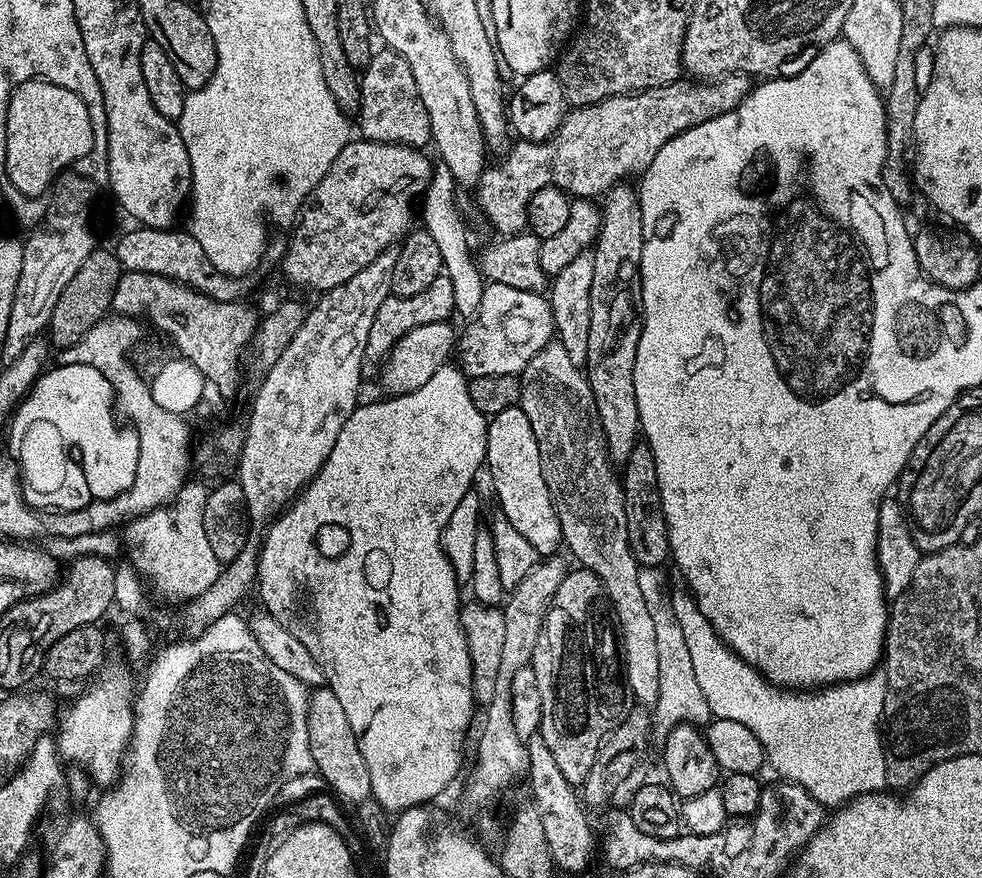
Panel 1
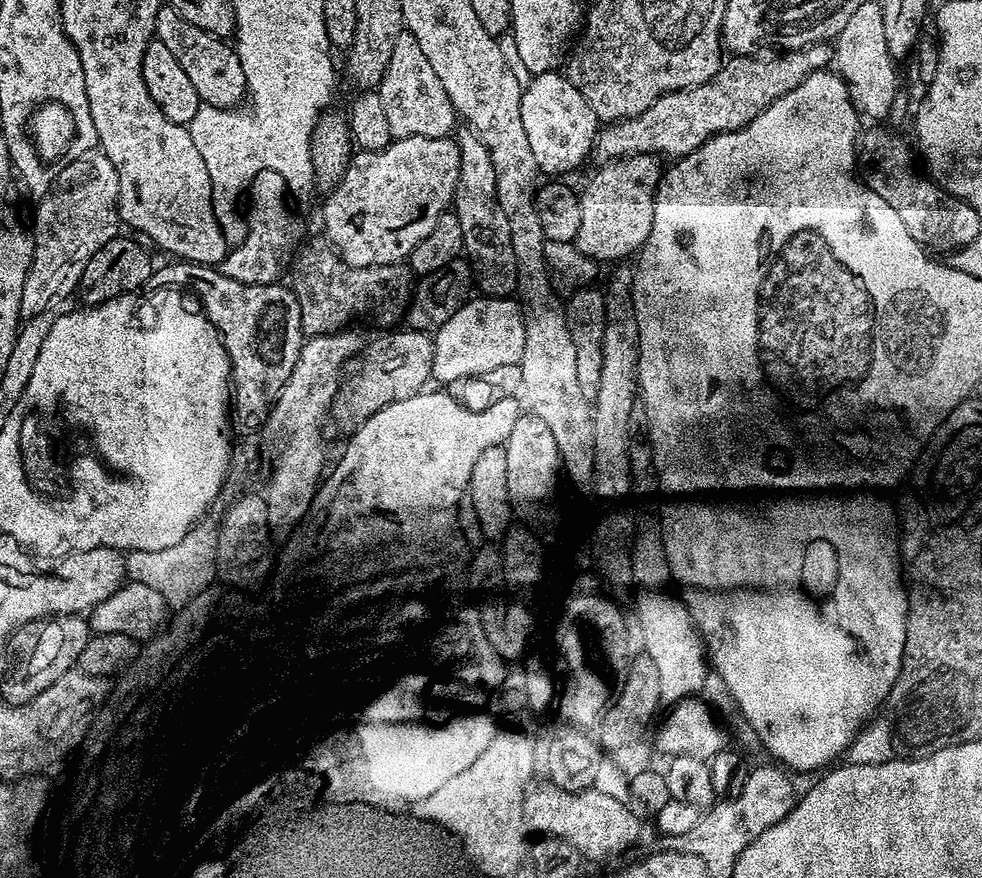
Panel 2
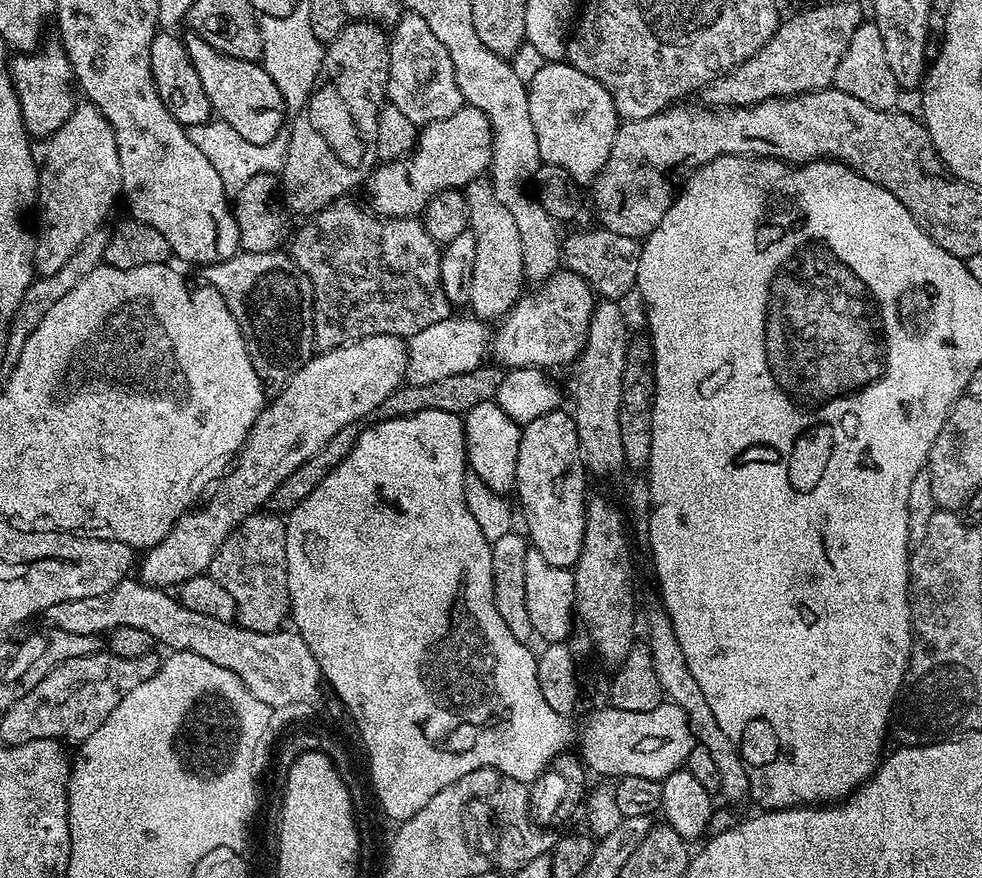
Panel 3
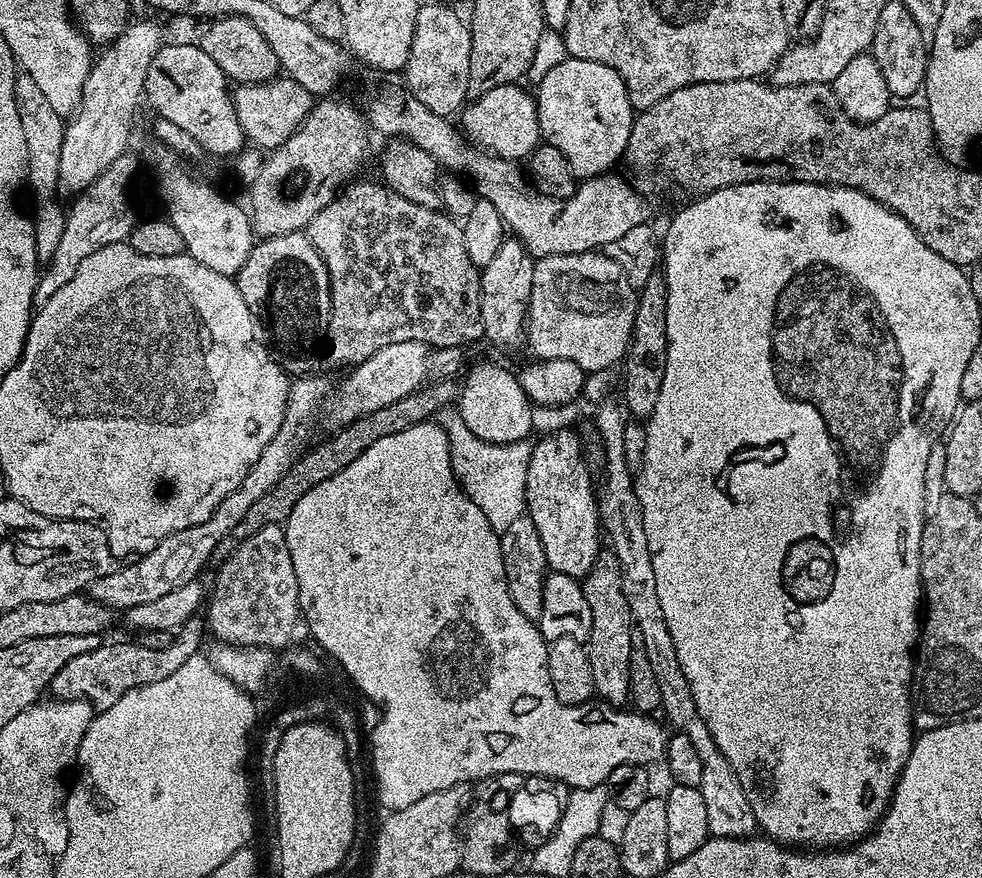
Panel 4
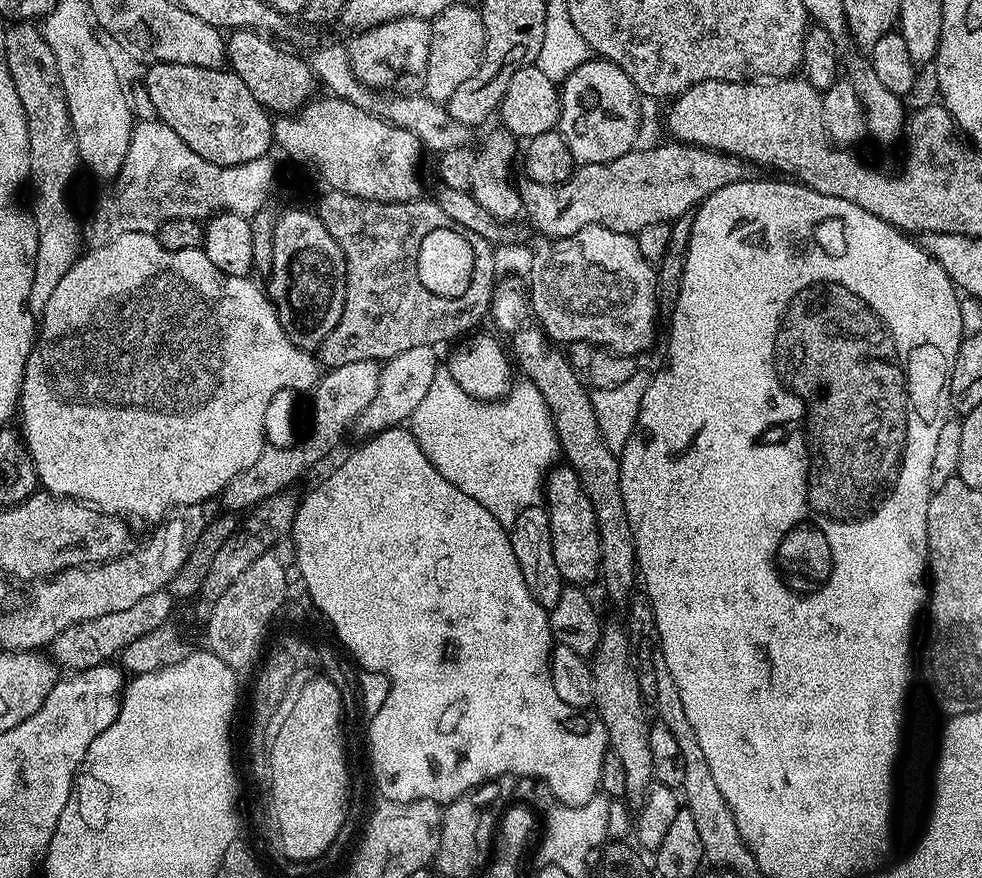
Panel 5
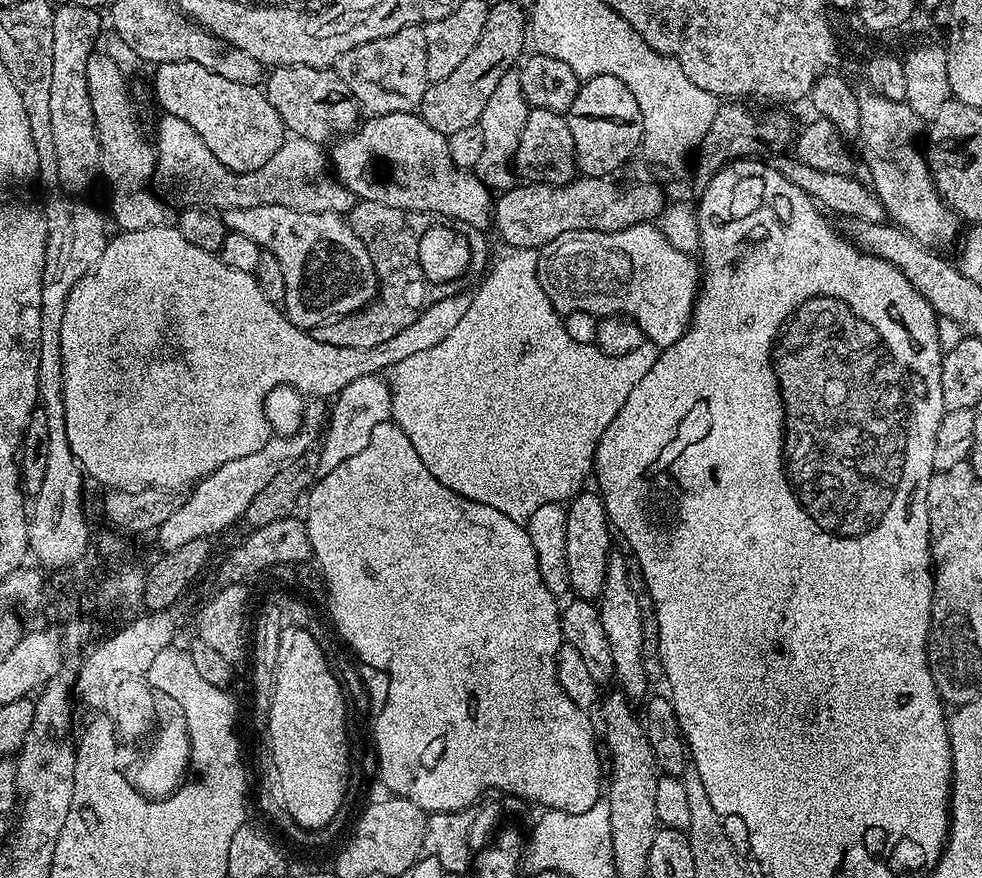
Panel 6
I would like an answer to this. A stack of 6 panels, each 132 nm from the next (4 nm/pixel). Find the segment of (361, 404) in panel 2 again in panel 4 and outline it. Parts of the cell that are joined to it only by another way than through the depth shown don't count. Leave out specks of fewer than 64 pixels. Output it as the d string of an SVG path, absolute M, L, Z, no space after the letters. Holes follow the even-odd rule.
M304 374L291 381L288 389L288 409L282 418L282 426L278 426L278 434L270 438L266 450L250 466L246 478L226 498L222 498L220 505L198 526L190 526L186 530L178 530L178 534L170 534L154 550L137 556L125 566L117 566L114 574L106 574L106 578L98 578L90 586L93 600L102 602L113 610L127 610L141 606L146 602L155 602L162 594L170 590L186 586L195 581L207 564L212 560L212 554L222 538L235 533L238 522L242 522L242 514L262 498L262 494L269 492L292 468L292 464L304 455L309 447L308 427L312 424L312 415L316 412L316 403L323 401L329 395L330 384L327 384L317 374Z

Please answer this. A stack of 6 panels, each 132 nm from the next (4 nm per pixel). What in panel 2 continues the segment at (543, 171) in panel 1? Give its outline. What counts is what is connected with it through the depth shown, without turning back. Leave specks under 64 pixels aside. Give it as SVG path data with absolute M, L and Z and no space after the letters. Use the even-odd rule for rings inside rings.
M827 43L812 44L809 48L801 48L799 50L760 50L755 54L733 55L731 58L728 58L732 60L725 59L723 63L721 63L718 74L714 74L714 78L710 78L706 82L702 82L693 88L683 88L677 92L666 92L663 96L660 96L656 101L654 101L649 108L642 110L642 114L638 114L637 116L628 116L624 120L617 120L609 123L607 126L601 127L596 134L596 142L594 145L595 155L600 155L601 157L599 159L607 162L609 160L615 160L618 156L631 156L635 152L651 152L653 154L661 154L660 152L665 152L666 155L672 156L668 158L679 158L686 154L690 154L698 146L702 146L711 136L717 136L719 132L733 132L742 126L746 126L754 118L758 118L758 114L762 114L762 110L766 110L766 106L770 106L778 98L782 98L782 94L794 90L794 86L801 84L810 74L827 69L833 56L833 49L829 47Z

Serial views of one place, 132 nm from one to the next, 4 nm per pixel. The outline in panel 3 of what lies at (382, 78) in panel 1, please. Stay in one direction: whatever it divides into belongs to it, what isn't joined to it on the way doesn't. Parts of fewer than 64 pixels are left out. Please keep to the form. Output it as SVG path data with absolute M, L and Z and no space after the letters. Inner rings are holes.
M405 11L396 21L390 32L388 57L390 74L386 89L387 99L398 106L398 110L402 110L402 114L406 114L410 122L418 126L438 122L442 118L450 118L450 114L465 107L462 90L458 90L454 62L450 62L446 46L438 42L434 30L430 30L422 14Z

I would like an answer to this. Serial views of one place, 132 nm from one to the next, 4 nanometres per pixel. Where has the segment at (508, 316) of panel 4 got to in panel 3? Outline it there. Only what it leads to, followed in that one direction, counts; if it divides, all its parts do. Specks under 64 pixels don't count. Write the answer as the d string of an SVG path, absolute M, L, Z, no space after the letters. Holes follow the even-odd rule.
M481 178L470 182L466 195L468 227L476 235L474 274L470 274L470 298L467 307L472 308L471 315L477 320L499 321L512 311L526 288L522 237L518 234L518 226L514 222L514 217L510 215L510 210L506 210L506 206L498 202L491 179Z

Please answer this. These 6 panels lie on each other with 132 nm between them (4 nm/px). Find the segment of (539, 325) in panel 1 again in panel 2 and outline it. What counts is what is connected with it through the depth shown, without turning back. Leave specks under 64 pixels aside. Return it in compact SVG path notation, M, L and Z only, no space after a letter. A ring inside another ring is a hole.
M489 296L487 298L469 298L461 304L455 314L449 318L443 326L437 328L434 333L432 349L434 350L434 358L432 359L432 380L438 382L441 380L441 385L448 385L458 378L466 378L467 376L477 376L478 374L486 374L486 370L498 370L498 366L510 366L511 364L519 364L522 358L522 350L526 346L526 330L524 329L524 313L521 312L519 303L515 299L505 298L503 296Z

